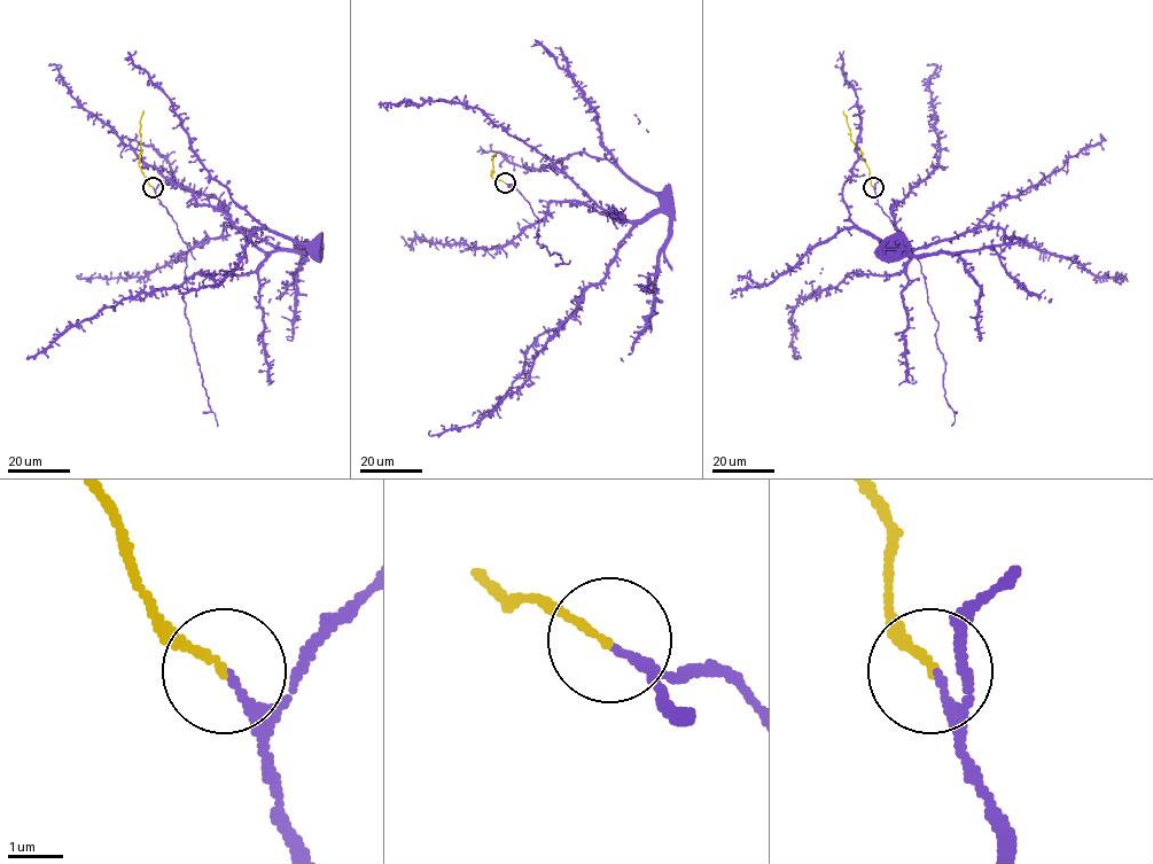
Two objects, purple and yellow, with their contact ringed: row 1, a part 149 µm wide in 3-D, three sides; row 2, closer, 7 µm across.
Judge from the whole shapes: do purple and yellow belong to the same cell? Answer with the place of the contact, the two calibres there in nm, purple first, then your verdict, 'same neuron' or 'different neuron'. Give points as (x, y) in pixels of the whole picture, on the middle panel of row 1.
place (505, 183); calibres 140 and 130 nm; same neuron

